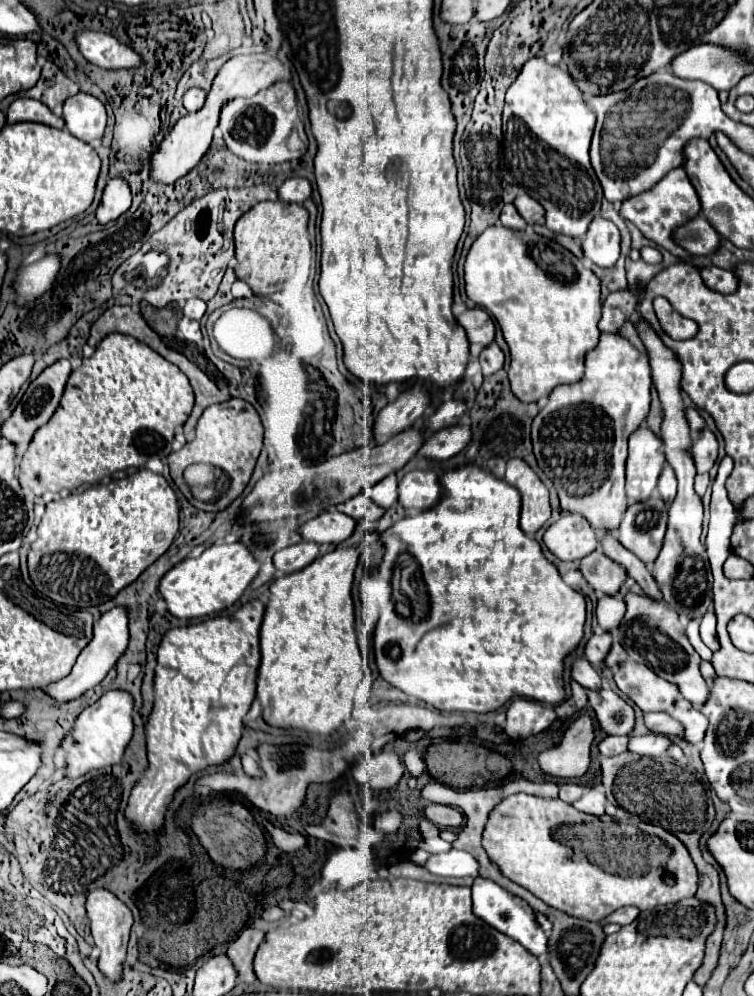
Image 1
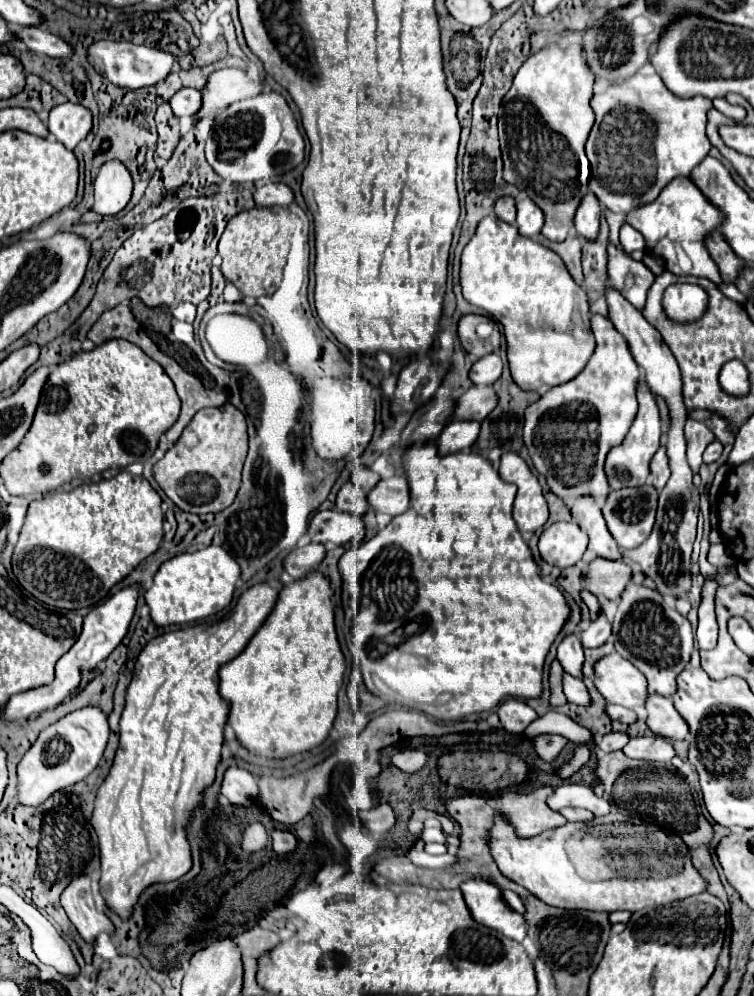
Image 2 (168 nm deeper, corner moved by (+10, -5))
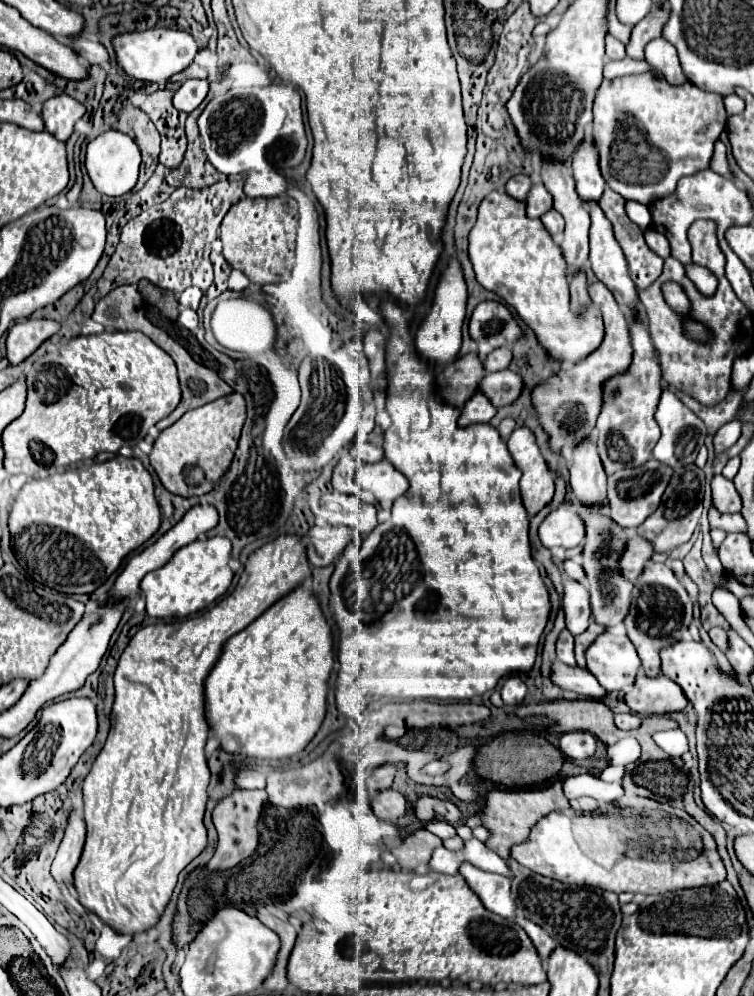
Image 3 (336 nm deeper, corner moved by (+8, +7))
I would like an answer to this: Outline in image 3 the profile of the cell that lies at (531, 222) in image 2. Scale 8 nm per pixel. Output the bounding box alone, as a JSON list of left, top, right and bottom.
[526,181,552,217]

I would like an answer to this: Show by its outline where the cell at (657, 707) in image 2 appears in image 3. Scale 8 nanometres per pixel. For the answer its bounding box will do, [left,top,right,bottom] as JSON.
[624,673,688,715]

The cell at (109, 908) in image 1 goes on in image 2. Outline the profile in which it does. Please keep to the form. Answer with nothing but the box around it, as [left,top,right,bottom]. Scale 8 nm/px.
[62,875,114,943]

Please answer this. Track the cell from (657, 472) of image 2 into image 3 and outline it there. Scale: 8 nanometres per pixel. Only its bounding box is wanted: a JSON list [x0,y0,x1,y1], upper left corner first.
[652,387,706,467]

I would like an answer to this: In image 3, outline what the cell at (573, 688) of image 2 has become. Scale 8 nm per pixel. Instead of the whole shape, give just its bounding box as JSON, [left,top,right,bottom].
[556,629,576,665]

